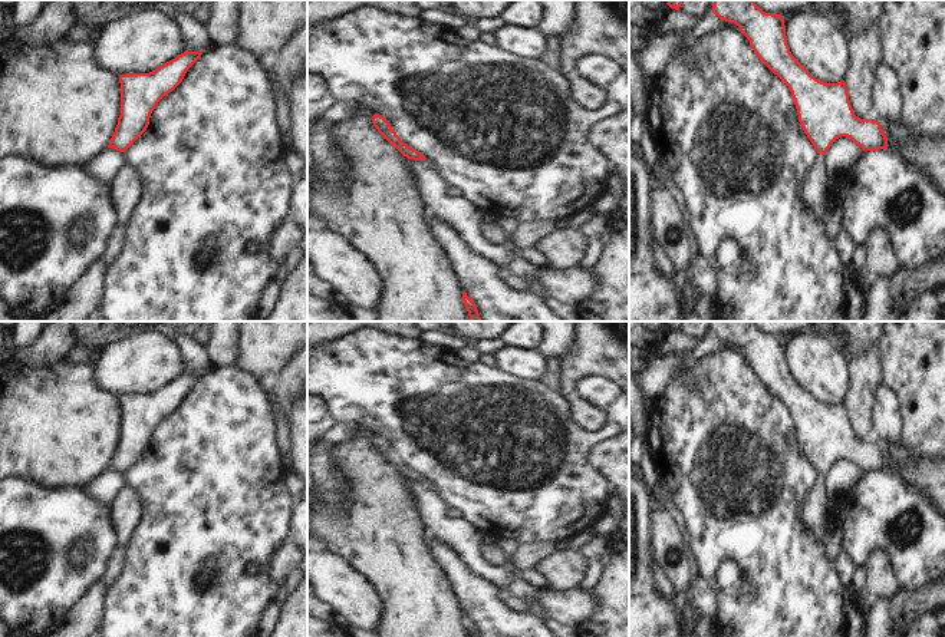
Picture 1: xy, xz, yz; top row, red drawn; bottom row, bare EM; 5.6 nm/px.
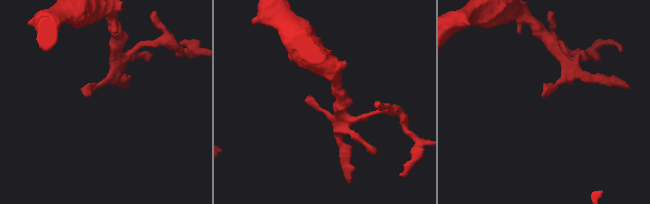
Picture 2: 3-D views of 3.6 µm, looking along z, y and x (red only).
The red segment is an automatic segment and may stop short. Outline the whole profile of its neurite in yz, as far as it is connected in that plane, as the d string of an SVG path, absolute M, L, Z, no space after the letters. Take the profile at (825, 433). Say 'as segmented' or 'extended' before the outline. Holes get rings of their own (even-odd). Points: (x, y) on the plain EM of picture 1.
extended; M714 321L712 334L728 344L737 346L740 353L750 362L750 367L760 382L788 407L797 430L799 443L819 475L803 504L801 519L823 541L830 527L829 514L832 505L832 501L826 495L827 471L842 458L850 459L863 472L888 471L888 459L880 443L876 440L860 440L855 436L844 402L824 405L816 400L791 376L786 359L784 337L763 333L754 321Z

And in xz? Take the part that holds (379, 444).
as segmented; M375 435L372 439L372 445L378 450L378 453L408 481L427 481L421 473L404 465L396 456L396 453L392 450L391 445L383 438Z

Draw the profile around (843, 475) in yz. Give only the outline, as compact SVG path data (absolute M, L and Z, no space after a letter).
M850 459L836 461L826 473L826 495L833 502L850 494L863 476L863 471Z

